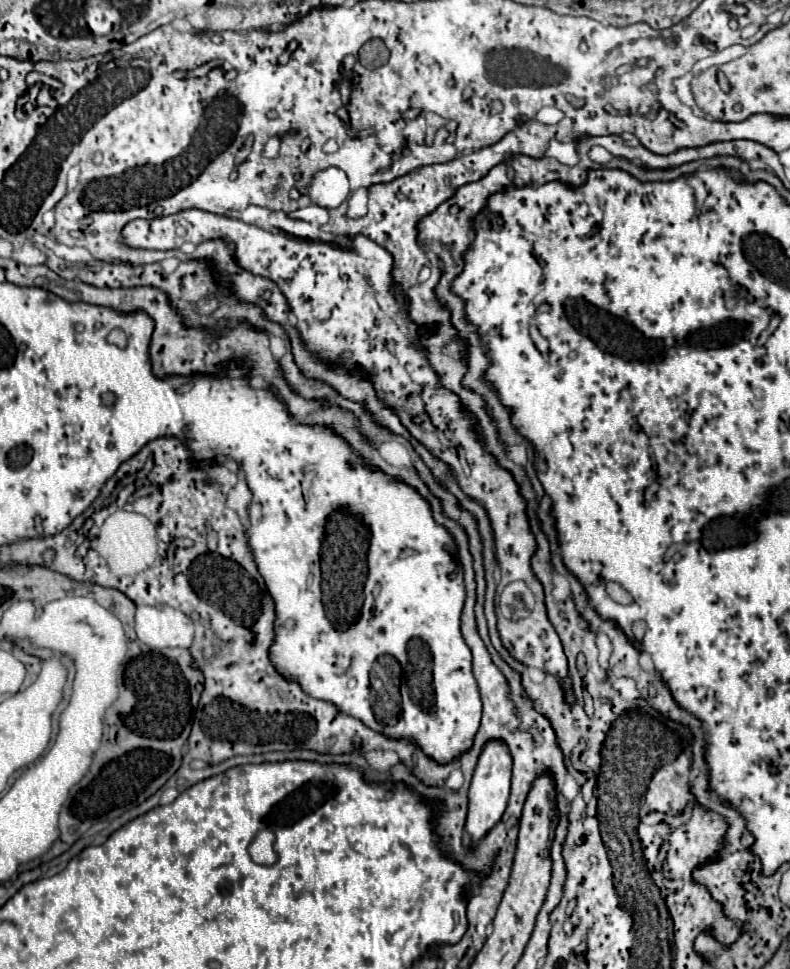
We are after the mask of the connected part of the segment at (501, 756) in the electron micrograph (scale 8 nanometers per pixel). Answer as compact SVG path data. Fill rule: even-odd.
M489 740L483 746L483 752L479 756L479 762L471 780L471 788L469 788L469 814L467 814L465 830L473 836L473 842L479 842L487 834L487 830L501 820L501 814L505 812L507 798L509 798L511 768L513 768L513 760L507 744L503 744L503 740Z

